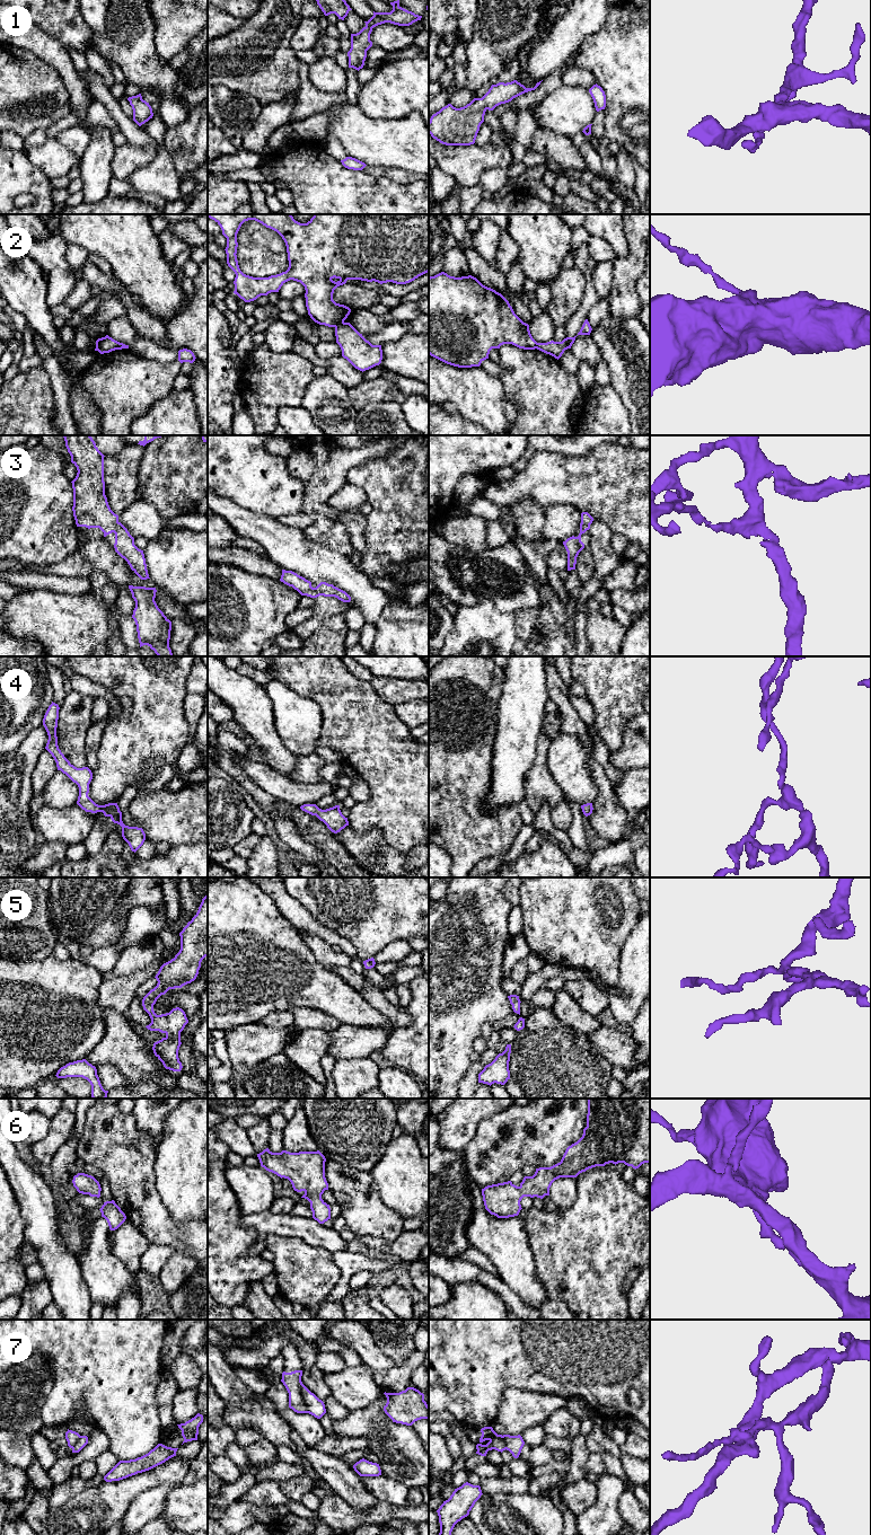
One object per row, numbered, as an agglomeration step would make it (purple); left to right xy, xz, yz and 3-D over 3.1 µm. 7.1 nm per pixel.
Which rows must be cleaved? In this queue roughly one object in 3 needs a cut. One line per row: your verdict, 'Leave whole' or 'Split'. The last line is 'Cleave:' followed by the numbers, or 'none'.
1: Leave whole
2: Split
3: Leave whole
4: Leave whole
5: Leave whole
6: Leave whole
7: Split
Cleave: 2, 7

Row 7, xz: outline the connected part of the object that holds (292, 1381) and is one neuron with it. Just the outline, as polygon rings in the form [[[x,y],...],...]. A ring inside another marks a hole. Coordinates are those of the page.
[[[302,1370],[282,1373],[281,1382],[289,1393],[289,1408],[297,1413],[307,1413],[307,1405],[300,1393]]]

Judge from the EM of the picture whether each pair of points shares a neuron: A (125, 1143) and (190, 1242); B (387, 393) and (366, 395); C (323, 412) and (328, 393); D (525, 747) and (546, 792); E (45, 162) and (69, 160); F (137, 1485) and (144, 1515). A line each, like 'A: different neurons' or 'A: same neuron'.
A: same neuron
B: same neuron
C: same neuron
D: different neurons
E: same neuron
F: different neurons

